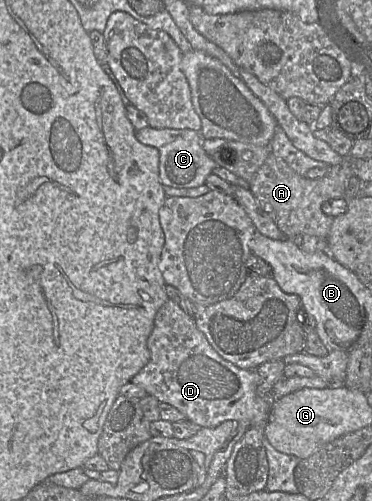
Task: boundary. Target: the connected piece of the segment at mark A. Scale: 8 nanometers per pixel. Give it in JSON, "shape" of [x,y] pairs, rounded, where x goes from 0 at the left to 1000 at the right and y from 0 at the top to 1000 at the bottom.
{"shape":[[[728,305],[669,365],[704,417],[772,475],[833,469],[879,479],[898,433],[868,423],[866,407],[892,395],[925,393],[944,351],[949,339],[935,331],[935,319],[884,333],[871,351],[833,357],[806,351],[755,313]]]}

